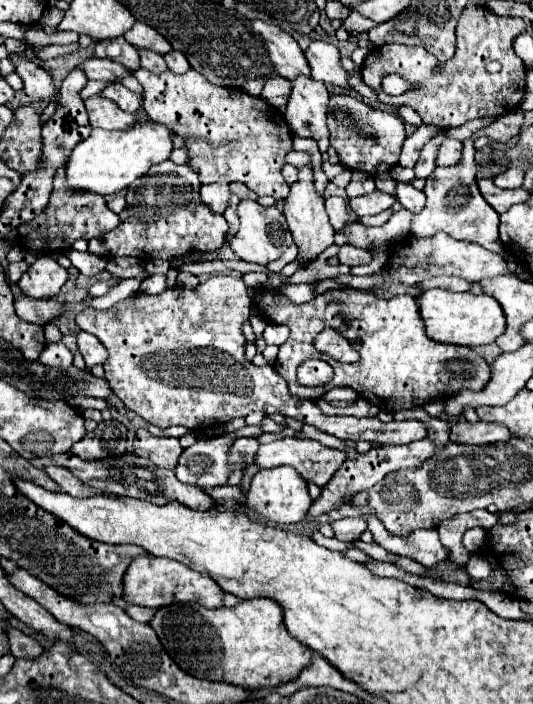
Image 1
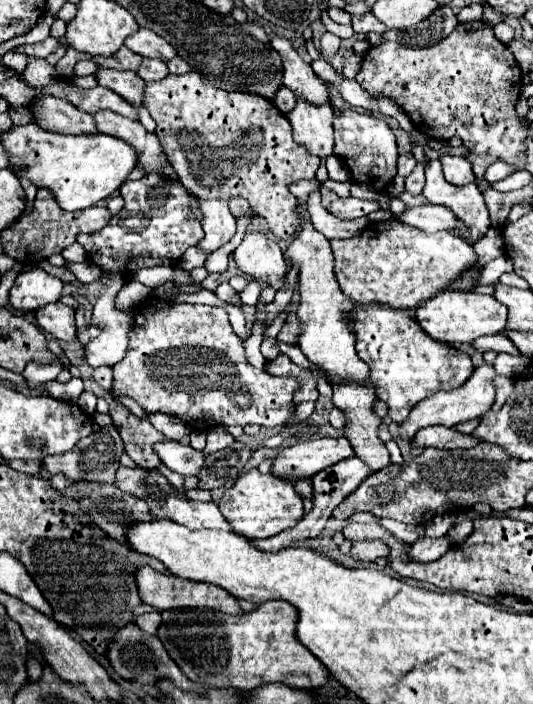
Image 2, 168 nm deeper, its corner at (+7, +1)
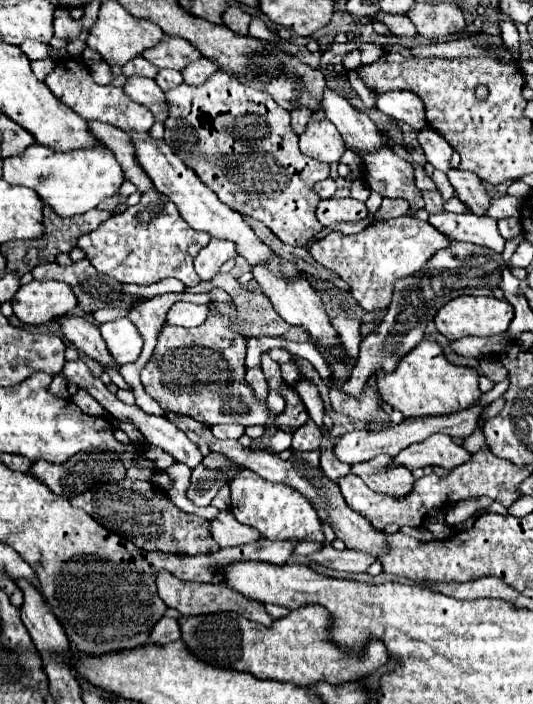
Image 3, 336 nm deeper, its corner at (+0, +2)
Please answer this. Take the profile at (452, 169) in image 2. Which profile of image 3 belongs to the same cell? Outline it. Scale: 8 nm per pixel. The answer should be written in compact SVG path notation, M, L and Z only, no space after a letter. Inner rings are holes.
M450 169L448 179L450 179L450 185L456 189L458 199L474 215L486 215L490 199L488 199L488 193L486 193L482 181L476 175L472 175L468 171L460 171L460 169Z

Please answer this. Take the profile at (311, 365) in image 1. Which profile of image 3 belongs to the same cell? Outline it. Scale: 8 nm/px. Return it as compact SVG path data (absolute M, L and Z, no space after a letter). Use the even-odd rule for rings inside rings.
M212 311L208 319L194 327L162 327L152 359L142 369L146 393L164 409L188 415L206 425L236 423L242 427L264 425L270 417L266 403L258 403L250 385L244 381L246 339L230 327L228 315Z

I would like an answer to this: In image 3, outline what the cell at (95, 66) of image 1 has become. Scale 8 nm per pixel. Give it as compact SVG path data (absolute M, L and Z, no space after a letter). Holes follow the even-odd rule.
M130 77L128 83L126 83L126 87L124 87L124 93L132 101L148 107L152 111L152 115L154 115L156 121L164 123L168 119L168 101L164 97L164 91L156 85L154 79Z

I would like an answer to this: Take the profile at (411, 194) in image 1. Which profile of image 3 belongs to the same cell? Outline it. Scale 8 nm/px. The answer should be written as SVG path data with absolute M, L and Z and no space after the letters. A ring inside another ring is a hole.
M446 211L438 215L430 215L428 223L452 241L468 241L474 245L488 247L496 253L504 251L506 241L500 237L496 219L492 217L478 217L478 215L472 215L470 211L462 215L454 215Z

